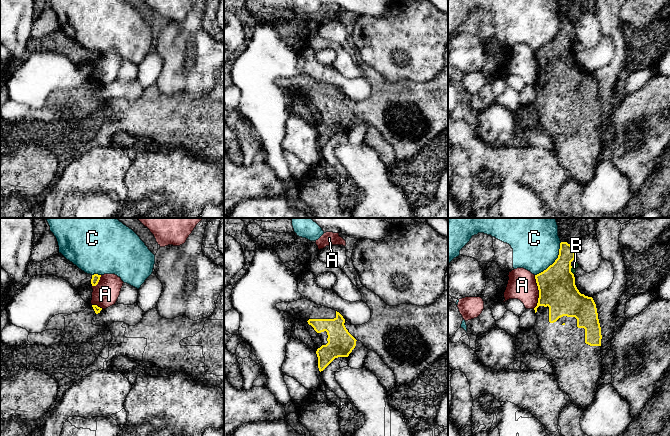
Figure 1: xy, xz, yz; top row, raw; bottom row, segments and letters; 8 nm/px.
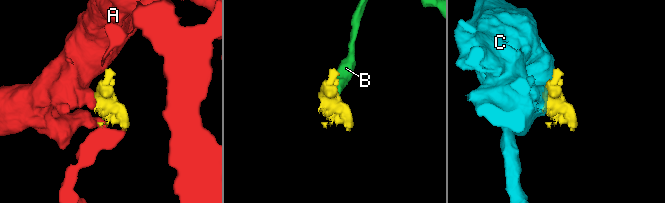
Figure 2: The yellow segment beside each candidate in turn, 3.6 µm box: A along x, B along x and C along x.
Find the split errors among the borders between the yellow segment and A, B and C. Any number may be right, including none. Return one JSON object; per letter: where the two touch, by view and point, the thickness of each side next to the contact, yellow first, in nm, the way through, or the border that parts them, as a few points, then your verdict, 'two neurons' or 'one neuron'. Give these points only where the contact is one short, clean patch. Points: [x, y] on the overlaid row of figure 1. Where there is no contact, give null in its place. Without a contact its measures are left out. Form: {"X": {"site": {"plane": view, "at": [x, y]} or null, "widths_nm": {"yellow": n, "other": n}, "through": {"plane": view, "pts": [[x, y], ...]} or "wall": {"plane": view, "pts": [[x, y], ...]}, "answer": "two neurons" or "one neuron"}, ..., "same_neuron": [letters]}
{"A": {"site": {"plane": "yz", "at": [539, 292]}, "widths_nm": {"yellow": 300, "other": 220}, "wall": {"plane": "yz", "pts": [[535, 275], [538, 302], [533, 308]]}, "answer": "two neurons"}, "B": {"site": {"plane": "yz", "at": [570, 270]}, "widths_nm": {"yellow": 300, "other": 50}, "wall": {"plane": "yz", "pts": [[571, 266], [573, 274]]}, "answer": "two neurons"}, "C": {"site": {"plane": "yz", "at": [555, 261]}, "widths_nm": {"yellow": 300, "other": 380}, "answer": "two neurons"}, "same_neuron": []}

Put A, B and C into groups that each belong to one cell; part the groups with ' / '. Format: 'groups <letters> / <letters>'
groups A / B / C

